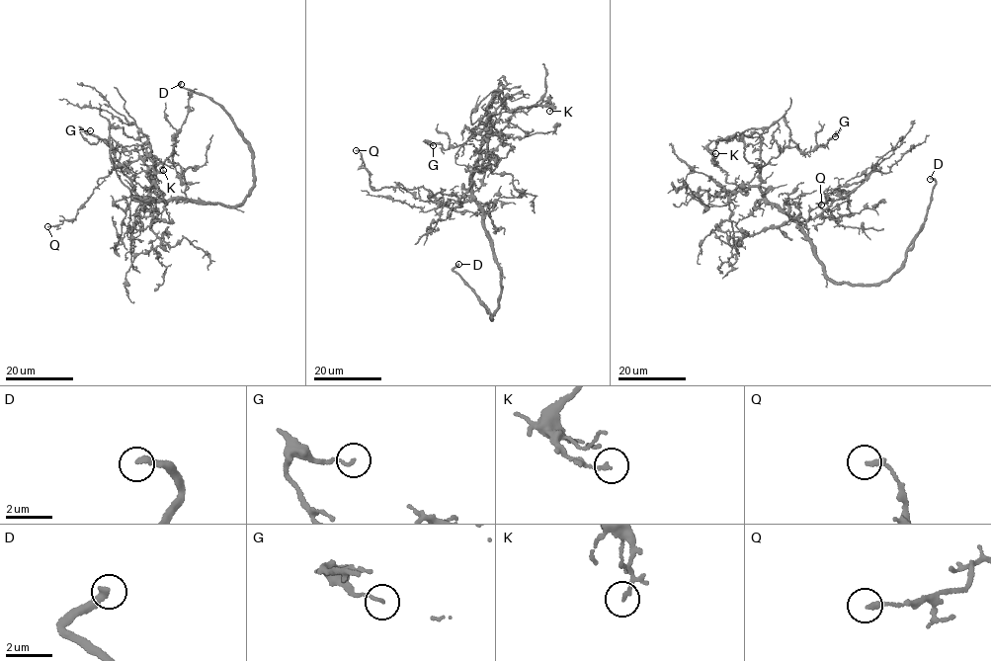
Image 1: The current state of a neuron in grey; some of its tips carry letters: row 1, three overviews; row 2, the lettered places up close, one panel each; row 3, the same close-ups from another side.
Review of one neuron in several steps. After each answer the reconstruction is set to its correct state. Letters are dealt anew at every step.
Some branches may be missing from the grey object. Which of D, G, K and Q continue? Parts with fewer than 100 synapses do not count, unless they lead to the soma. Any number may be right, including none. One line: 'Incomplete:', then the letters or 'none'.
Incomplete: D

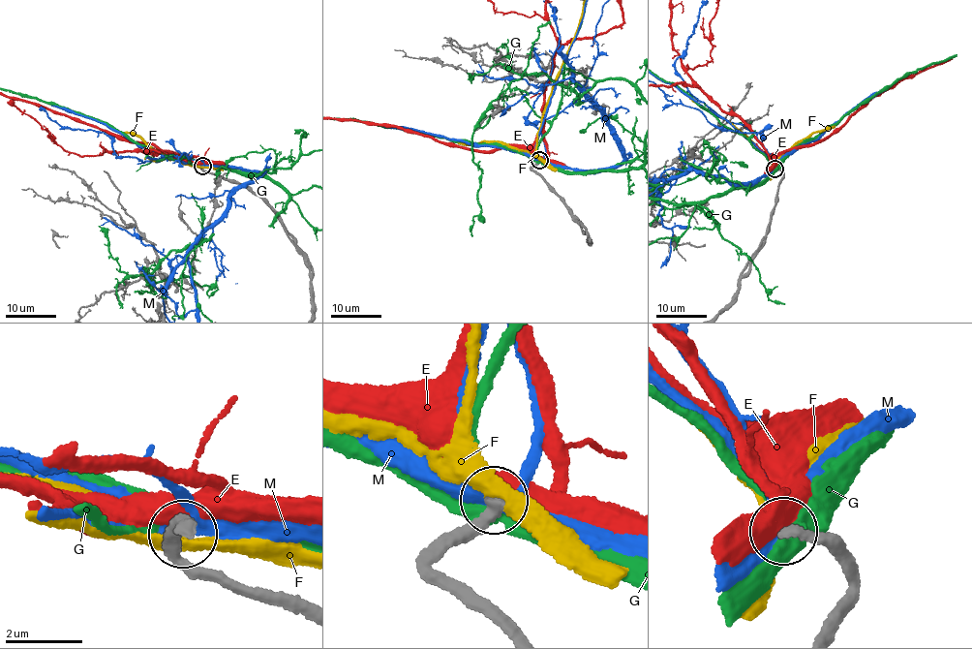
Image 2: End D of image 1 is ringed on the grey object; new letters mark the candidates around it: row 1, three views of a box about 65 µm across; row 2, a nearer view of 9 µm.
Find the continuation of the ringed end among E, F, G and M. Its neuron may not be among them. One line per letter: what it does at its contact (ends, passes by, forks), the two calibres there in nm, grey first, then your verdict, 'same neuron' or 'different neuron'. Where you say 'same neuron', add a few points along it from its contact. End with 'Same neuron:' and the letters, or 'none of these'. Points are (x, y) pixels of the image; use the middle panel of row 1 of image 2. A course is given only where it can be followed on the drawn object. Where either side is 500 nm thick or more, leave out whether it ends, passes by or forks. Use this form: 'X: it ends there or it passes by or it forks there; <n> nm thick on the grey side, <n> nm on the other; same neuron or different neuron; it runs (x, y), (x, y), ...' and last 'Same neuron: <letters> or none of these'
E: 300 nm thick on the grey side, 500 nm on the other; different neuron
F: it passes by; 300 nm thick on the grey side, 360 nm on the other; different neuron
G: it forks there; 400 nm thick on the grey side, 360 nm on the other; different neuron
M: it forks there; 320 nm thick on the grey side, 360 nm on the other; different neuron
Same neuron: none of these

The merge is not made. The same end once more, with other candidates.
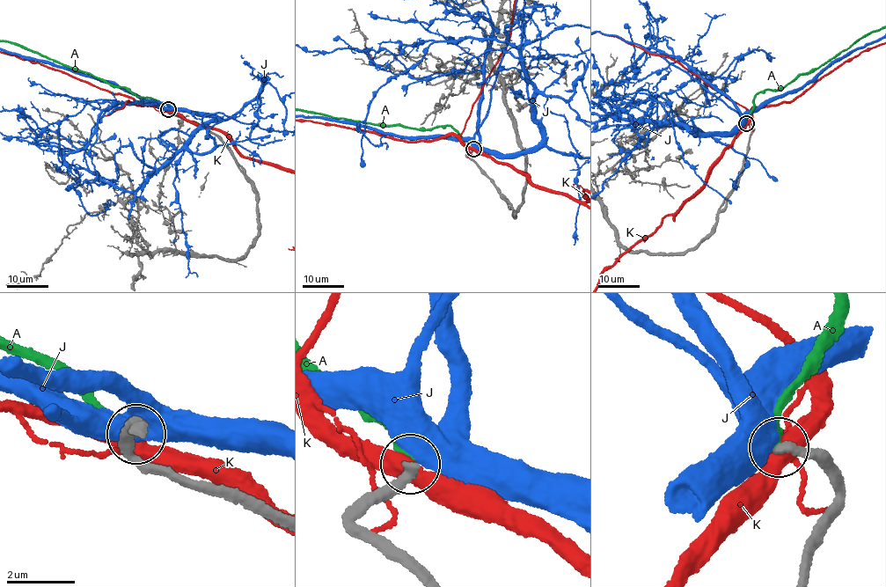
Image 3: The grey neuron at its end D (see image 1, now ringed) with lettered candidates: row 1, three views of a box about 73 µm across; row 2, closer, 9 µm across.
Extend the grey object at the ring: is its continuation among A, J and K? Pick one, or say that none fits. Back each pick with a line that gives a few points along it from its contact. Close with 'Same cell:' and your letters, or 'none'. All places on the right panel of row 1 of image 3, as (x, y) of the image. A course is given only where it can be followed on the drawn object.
A: it runs (746, 123), (755, 106), (754, 99), (759, 92), (769, 89), (776, 91), (823, 63), (868, 33)
Same cell: A

